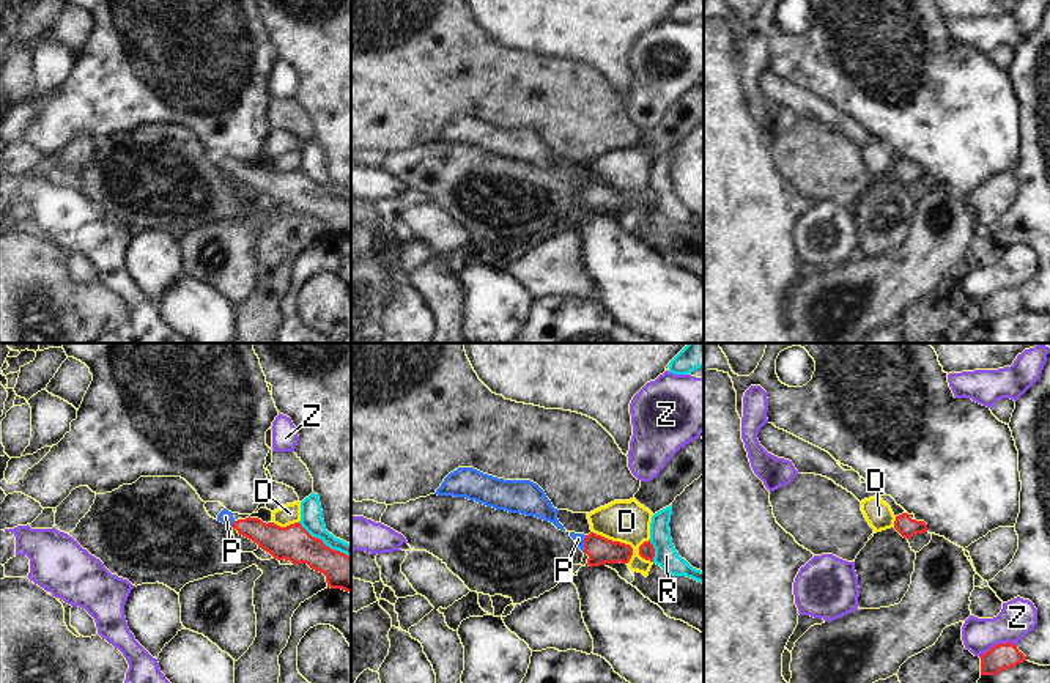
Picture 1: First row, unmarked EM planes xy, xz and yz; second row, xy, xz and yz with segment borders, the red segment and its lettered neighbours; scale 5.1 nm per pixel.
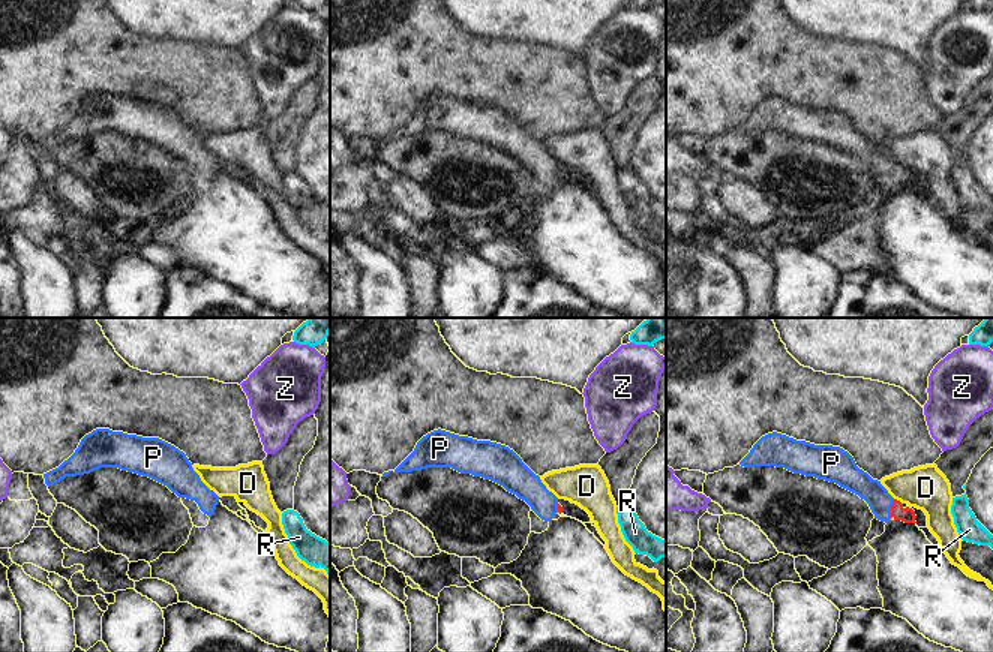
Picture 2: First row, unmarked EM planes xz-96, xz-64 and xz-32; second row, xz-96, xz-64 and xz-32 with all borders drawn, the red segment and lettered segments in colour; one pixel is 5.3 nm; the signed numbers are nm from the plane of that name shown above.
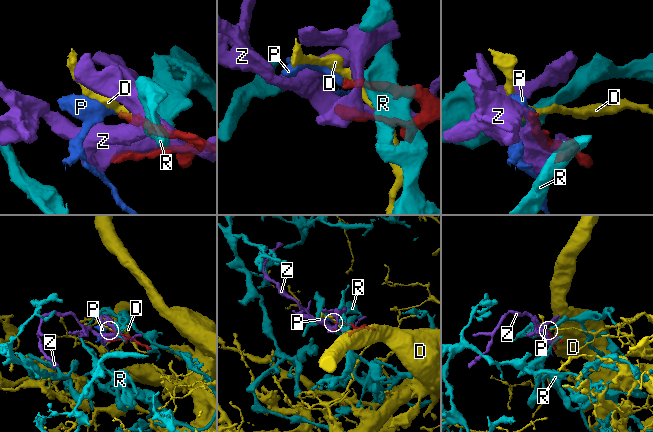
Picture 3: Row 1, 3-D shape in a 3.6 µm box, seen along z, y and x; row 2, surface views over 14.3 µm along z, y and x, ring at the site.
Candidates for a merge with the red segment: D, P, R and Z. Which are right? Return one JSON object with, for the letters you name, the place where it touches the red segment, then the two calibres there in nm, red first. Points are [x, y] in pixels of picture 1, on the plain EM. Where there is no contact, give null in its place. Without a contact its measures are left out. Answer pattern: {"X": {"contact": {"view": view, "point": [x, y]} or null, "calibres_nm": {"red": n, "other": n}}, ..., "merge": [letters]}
{"P": {"contact": {"view": "xz", "point": [584, 191]}, "calibres_nm": {"red": 140, "other": 50}}, "merge": ["P"]}

